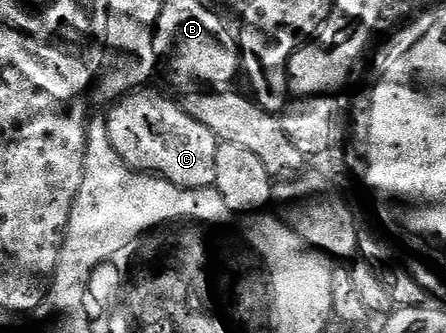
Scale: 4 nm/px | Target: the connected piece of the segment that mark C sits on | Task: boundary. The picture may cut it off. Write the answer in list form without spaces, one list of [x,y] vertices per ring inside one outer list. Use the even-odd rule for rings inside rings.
[[[142,87],[125,97],[118,98],[109,106],[110,114],[104,117],[108,139],[112,147],[124,159],[124,163],[139,173],[149,173],[163,177],[181,189],[208,189],[216,186],[216,151],[219,147],[218,137],[204,123],[196,123],[188,111],[182,109],[177,100],[157,93],[154,87]]]

